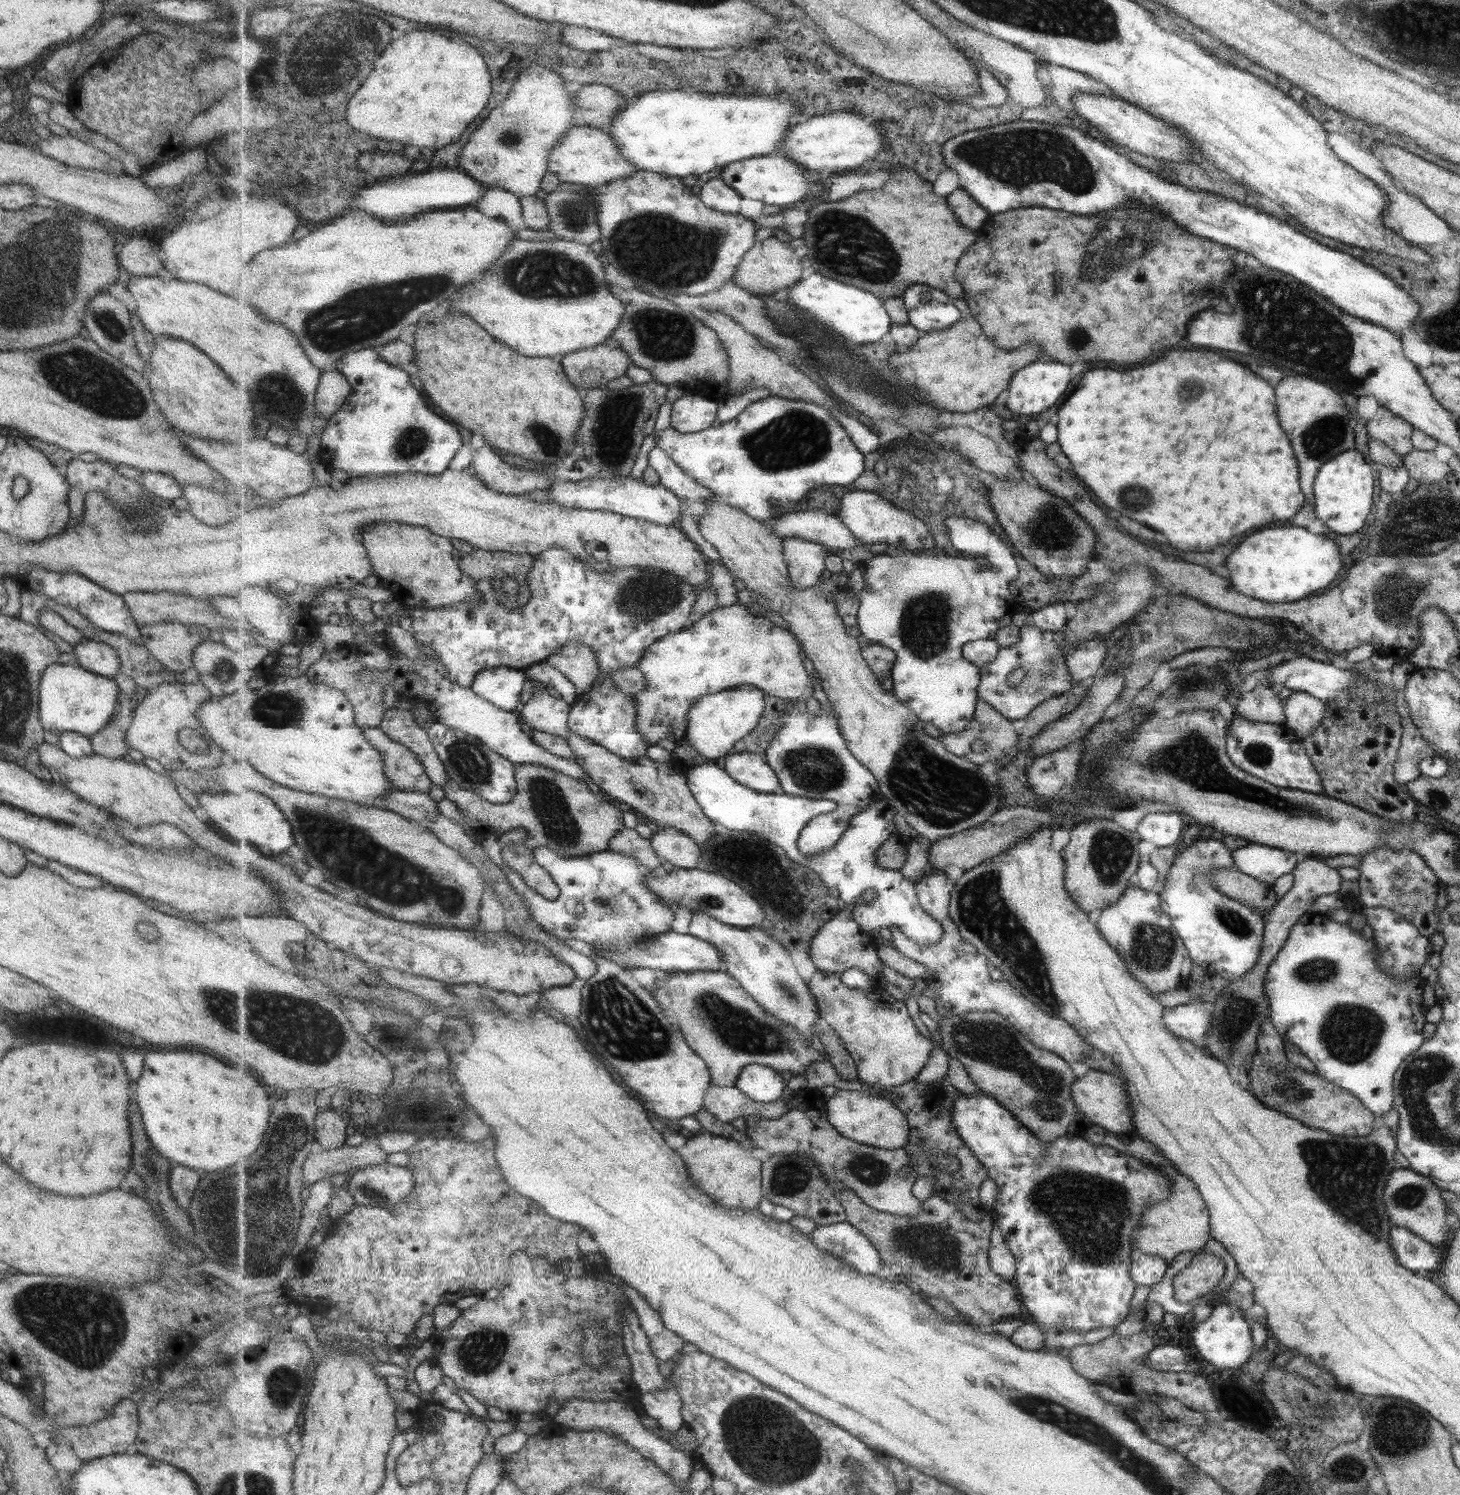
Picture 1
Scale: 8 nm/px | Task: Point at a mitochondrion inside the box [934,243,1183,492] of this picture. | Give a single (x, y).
(1078, 338)

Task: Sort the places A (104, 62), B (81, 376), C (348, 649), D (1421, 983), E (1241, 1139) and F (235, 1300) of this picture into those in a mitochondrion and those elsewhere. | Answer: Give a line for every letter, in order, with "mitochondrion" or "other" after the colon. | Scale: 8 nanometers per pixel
A: other
B: mitochondrion
C: other
D: other
E: other
F: other

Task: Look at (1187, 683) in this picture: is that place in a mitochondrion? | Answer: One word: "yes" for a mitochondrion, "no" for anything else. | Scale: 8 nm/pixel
yes

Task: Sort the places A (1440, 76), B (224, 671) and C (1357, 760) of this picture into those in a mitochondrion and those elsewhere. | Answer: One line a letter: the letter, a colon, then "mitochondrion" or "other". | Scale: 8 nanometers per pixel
A: other
B: mitochondrion
C: other

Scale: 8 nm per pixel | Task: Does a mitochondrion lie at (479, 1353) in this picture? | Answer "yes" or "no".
yes

